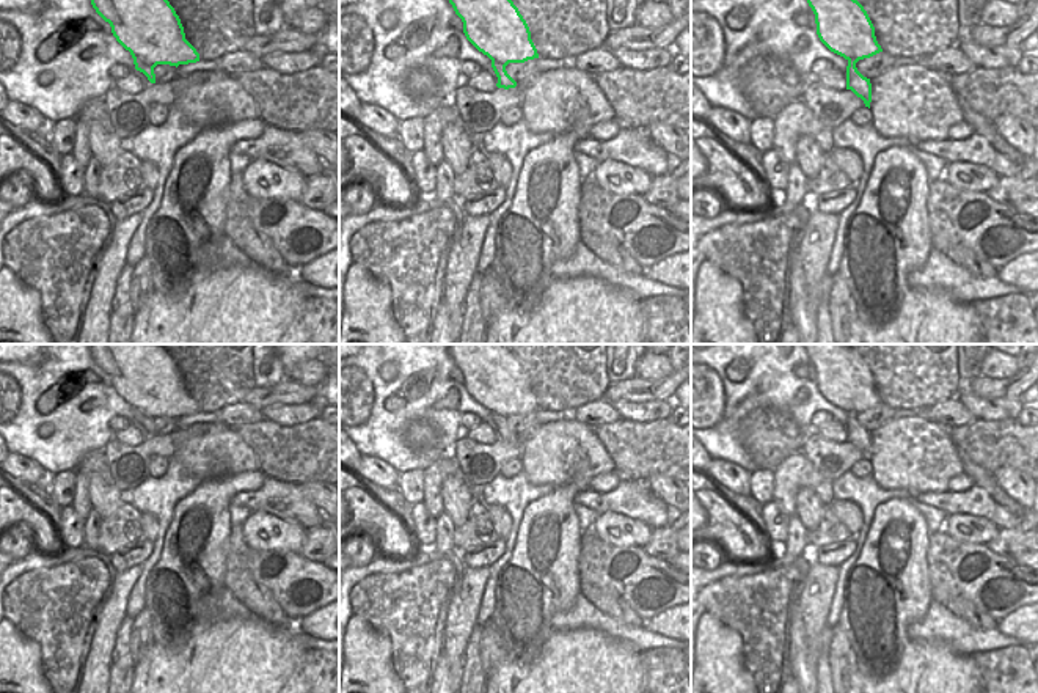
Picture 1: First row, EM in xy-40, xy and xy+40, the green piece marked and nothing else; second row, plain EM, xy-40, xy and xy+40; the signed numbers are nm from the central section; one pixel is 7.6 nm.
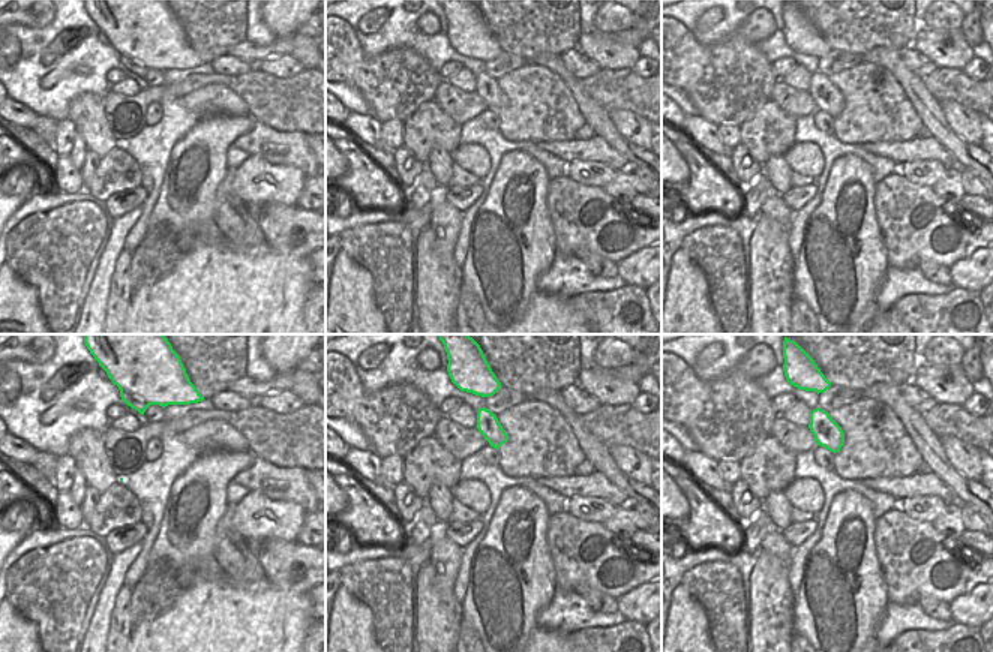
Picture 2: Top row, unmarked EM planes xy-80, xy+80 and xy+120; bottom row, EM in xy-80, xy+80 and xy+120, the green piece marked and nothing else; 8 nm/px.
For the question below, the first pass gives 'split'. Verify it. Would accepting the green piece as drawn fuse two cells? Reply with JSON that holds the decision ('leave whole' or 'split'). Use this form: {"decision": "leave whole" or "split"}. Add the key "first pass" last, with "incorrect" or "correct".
{"decision": "leave whole", "first pass": "incorrect"}

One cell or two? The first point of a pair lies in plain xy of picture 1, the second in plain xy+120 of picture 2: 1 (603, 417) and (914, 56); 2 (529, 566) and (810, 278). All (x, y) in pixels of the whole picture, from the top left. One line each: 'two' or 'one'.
1: one
2: one

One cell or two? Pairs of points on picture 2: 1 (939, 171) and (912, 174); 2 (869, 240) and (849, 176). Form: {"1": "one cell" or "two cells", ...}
{"1": "one cell", "2": "one cell"}

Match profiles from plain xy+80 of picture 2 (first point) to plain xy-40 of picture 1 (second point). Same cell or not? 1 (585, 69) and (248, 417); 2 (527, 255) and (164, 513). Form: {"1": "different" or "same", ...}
{"1": "same", "2": "different"}

